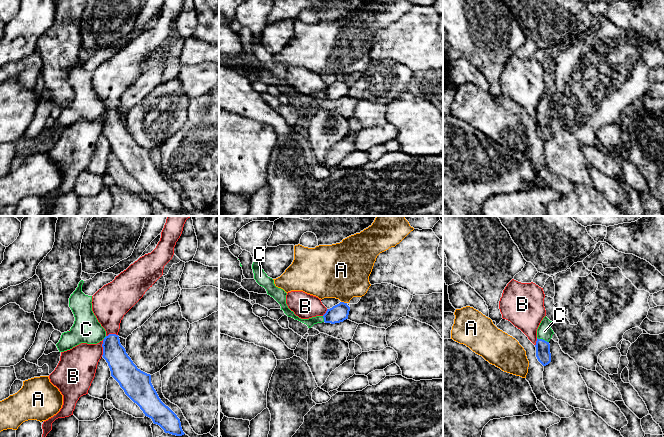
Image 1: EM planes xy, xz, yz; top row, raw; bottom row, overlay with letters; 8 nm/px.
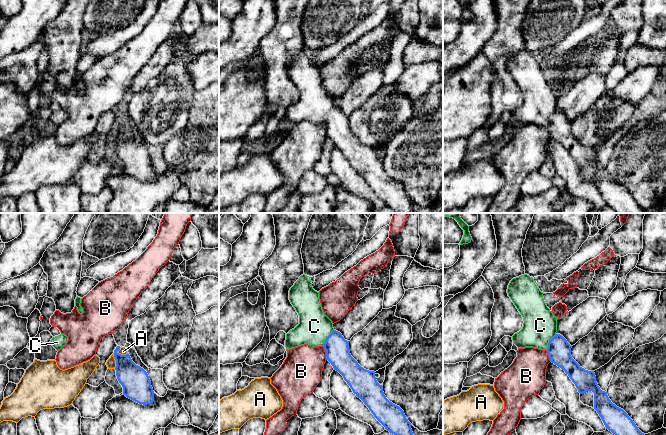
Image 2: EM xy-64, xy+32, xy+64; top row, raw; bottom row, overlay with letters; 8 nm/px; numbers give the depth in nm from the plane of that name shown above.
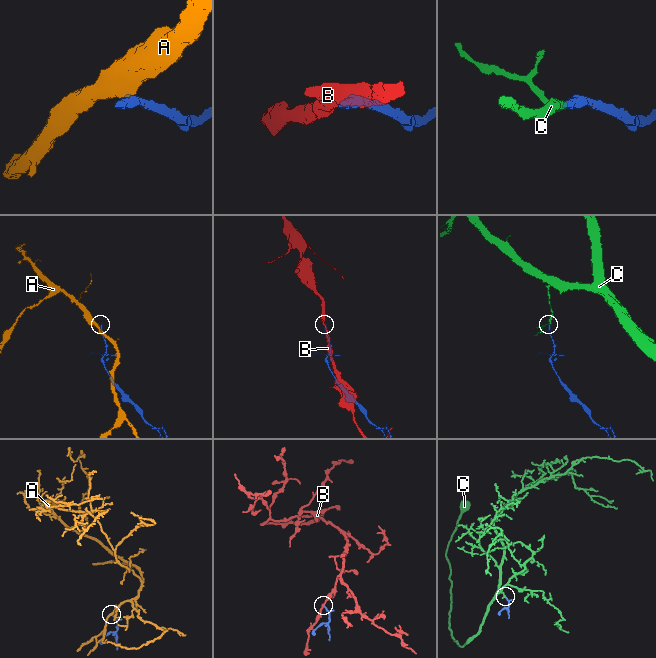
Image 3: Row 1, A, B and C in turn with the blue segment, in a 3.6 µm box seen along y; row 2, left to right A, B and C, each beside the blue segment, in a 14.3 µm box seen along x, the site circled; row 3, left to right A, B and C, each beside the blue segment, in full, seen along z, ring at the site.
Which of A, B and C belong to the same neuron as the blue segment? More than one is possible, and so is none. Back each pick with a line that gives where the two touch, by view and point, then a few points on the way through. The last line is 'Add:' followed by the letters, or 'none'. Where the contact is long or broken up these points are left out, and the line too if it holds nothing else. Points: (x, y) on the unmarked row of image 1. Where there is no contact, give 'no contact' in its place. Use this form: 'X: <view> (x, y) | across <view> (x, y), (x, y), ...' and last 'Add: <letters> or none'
C: yz (543, 116) | across yz (543, 130), (543, 116), (544, 107)
Add: C

